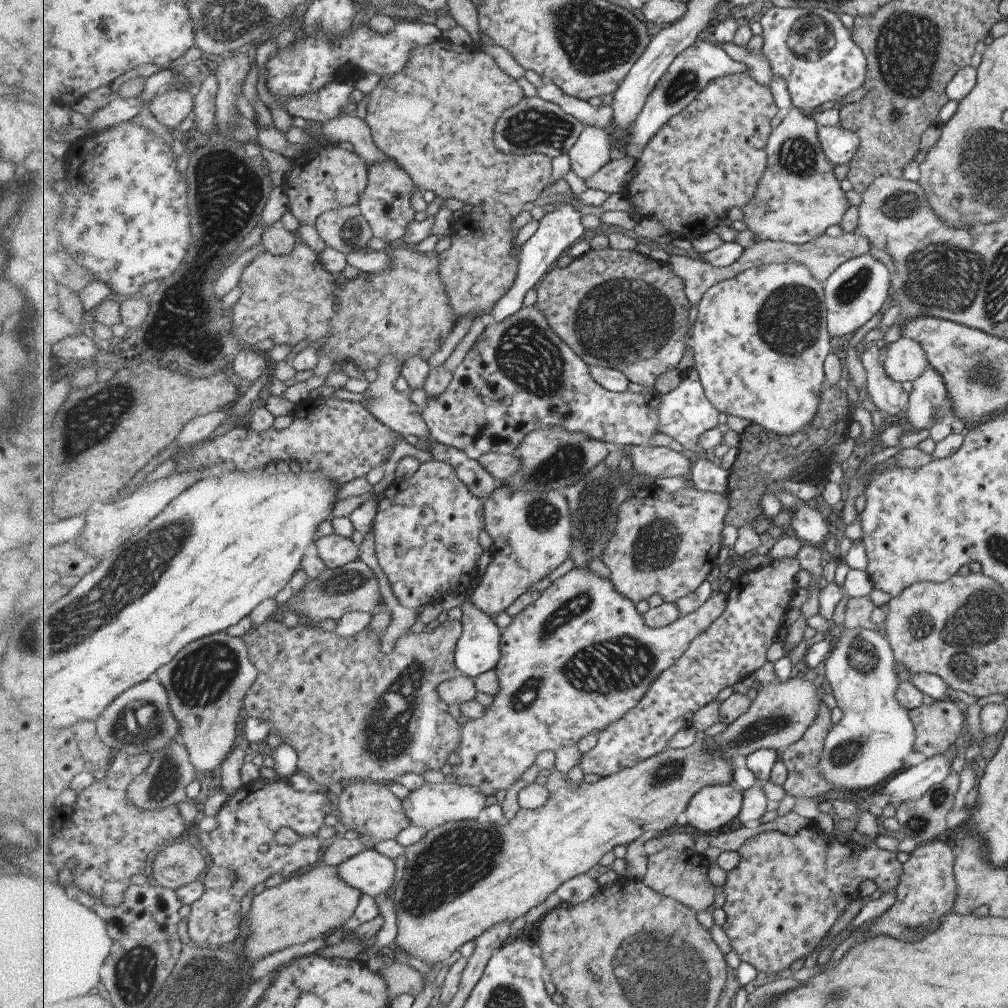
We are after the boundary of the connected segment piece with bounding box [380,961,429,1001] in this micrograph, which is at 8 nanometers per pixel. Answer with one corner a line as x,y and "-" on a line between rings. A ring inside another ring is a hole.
400,961
394,962
391,967
380,970
386,976
391,988
391,1001
395,996
404,992
413,995
421,995
429,984
426,975
417,971
414,967

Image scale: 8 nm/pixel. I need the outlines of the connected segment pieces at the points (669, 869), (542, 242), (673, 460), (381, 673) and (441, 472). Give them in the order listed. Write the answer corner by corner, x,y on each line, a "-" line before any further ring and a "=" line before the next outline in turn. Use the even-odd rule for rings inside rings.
664,849
657,855
649,855
650,864
648,864
648,872
644,882
655,888
657,892
674,898
696,913
708,911
708,908
714,904
714,898
718,892
710,878
712,864
702,852
696,851
696,854
690,857
686,856
684,851
=
566,202
553,203
555,209
551,213
544,215
540,221
540,227
535,234
528,240
521,252
520,279
505,298
493,308
491,314
496,322
501,323
519,310
524,308
526,294
541,282
541,280
554,268
562,256
564,256
574,244
583,240
584,226
582,224
582,212
572,204
=
626,445
623,456
630,456
635,470
644,477
688,477
690,465
687,452
677,452
669,447
=
273,616
264,624
253,624
252,629
244,636
247,640
247,645
250,648
251,659
254,661
254,664
259,668
259,679
256,681
256,684
253,686
251,693
248,695
248,698
246,699
245,708
248,710
248,714
250,717
263,718
269,720
270,722
273,722
273,734
280,735
283,738
284,742
290,743
291,745
294,745
296,748
298,748
299,757
301,758
299,760
299,770
302,773
309,775
312,779
315,780
315,782
318,782
322,787
324,787
327,784
334,784
335,782
352,783
358,782
360,780
373,780
381,783
392,784
399,782
400,778
402,778
404,774
410,774
410,772
415,772
416,774
421,774
423,776
423,774
426,774
428,770
442,770
442,768
444,768
444,764
448,762
448,756
450,756
452,752
460,752
461,744
464,740
464,726
460,725
460,722
456,720
457,718
454,718
454,716
452,716
451,712
448,712
449,704
445,701
445,699
441,697
440,694
440,686
442,683
445,683
447,680
452,680
453,678
460,677
462,675
462,672
459,669
459,666
457,665
457,646
458,643
461,642
461,638
462,635
464,635
464,632
465,626
461,620
458,621
448,619
446,622
442,623
438,628
434,629
432,632
423,632
421,634
406,634
402,636
402,638
400,638
400,640
396,642
396,646
394,647
393,651
390,654
385,654
384,652
382,652
382,650
380,650
380,638
385,634
385,632
376,635
371,632
366,632
364,630
354,635
353,637
348,637
344,639
334,634
334,631
327,632
326,630
323,630
322,627
320,627
318,624
305,625
304,623
301,623
296,628
290,629
288,628
288,626
286,626
286,624
282,623
280,617
=
440,460
422,463
414,478
391,485
380,499
373,528
375,550
400,604
417,609
444,602
446,592
465,594
484,554
480,534
487,520
485,502
474,496
457,468

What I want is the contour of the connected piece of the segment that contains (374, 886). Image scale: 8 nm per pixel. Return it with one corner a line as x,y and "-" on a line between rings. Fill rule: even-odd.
368,849
336,868
340,869
342,880
364,894
373,897
384,894
396,882
396,862
384,854

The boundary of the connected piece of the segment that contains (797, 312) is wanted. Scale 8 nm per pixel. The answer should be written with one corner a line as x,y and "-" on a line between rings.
774,263
768,266
751,268
737,277
714,285
699,304
699,314
694,326
695,367
701,374
701,379
710,400
727,415
732,414
750,420
752,424
759,424
765,429
779,435
797,436
802,427
808,427
816,414
822,392
824,380
824,358
830,352
830,338
826,330
826,305
824,304
822,282
817,279
811,270
802,263

